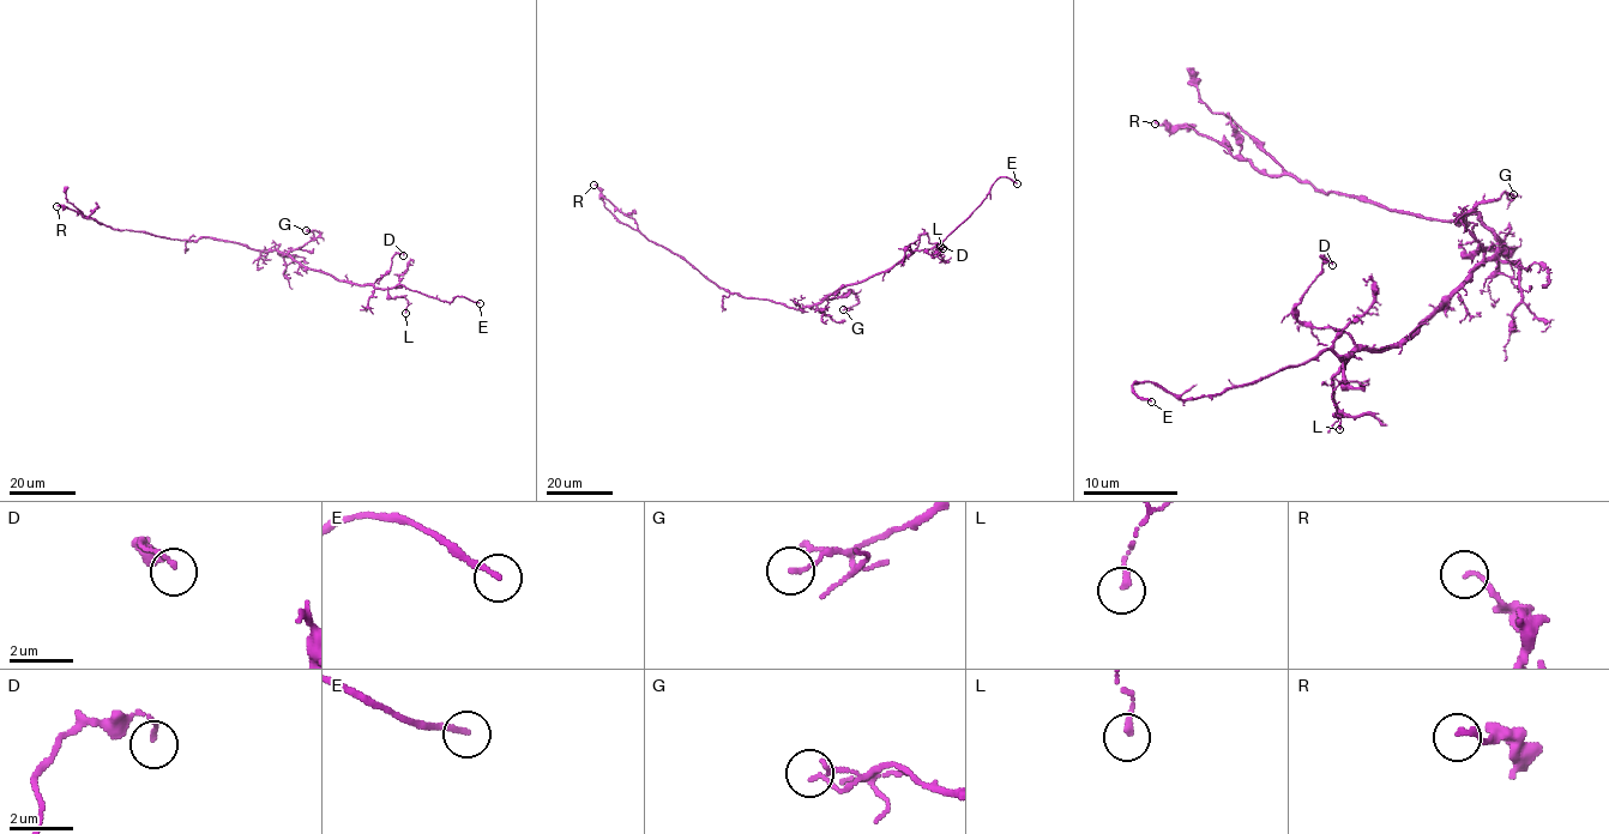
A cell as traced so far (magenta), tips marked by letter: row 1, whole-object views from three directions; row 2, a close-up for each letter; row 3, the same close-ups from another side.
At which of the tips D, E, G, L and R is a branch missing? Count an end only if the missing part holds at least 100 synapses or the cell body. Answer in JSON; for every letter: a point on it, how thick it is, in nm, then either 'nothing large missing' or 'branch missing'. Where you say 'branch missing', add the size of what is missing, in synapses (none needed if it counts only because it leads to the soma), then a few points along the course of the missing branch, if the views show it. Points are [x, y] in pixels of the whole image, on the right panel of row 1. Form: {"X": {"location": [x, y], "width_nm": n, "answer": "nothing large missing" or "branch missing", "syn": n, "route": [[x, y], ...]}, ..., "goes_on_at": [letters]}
{"D": {"location": [1332, 265], "width_nm": 120, "answer": "nothing large missing"}, "E": {"location": [1151, 402], "width_nm": 200, "answer": "branch missing", "route": [[1151, 402], [1183, 404], [1183, 419]]}, "G": {"location": [1513, 194], "width_nm": 110, "answer": "nothing large missing"}, "L": {"location": [1339, 429], "width_nm": 190, "answer": "nothing large missing"}, "R": {"location": [1155, 124], "width_nm": 130, "answer": "nothing large missing"}, "goes_on_at": ["E"]}

